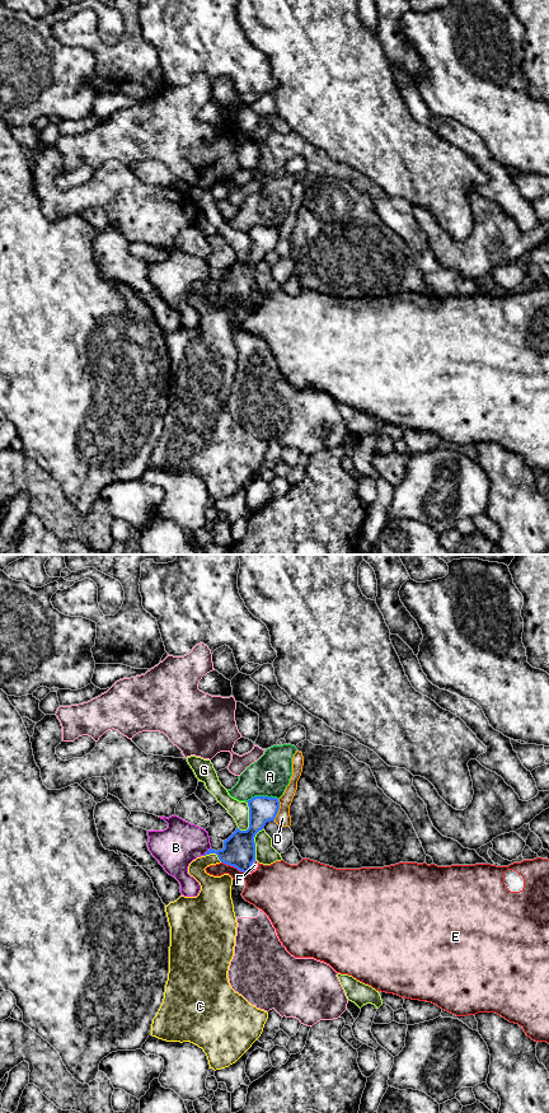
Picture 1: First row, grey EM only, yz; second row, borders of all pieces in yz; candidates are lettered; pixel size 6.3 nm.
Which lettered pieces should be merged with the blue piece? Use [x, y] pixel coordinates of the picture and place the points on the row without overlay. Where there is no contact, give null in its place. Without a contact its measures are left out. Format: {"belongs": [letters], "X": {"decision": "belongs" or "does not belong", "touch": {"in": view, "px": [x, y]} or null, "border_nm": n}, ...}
{"belongs": ["C"], "A": {"decision": "does not belong", "touch": {"in": "yz", "px": [262, 227]}, "border_nm": 200}, "B": {"decision": "does not belong", "touch": {"in": "yz", "px": [207, 281]}, "border_nm": 80}, "C": {"decision": "belongs", "touch": {"in": "yz", "px": [214, 283]}, "border_nm": 130}, "D": {"decision": "does not belong", "touch": {"in": "yz", "px": [278, 238]}, "border_nm": 140}, "E": {"decision": "does not belong", "touch": {"in": "yz", "px": [235, 297]}, "border_nm": 190}, "F": {"decision": "does not belong", "touch": {"in": "yz", "px": [252, 294]}, "border_nm": 90}, "G": {"decision": "does not belong", "touch": {"in": "yz", "px": [249, 249]}, "border_nm": 190}}

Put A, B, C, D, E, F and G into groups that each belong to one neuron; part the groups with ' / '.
A / B / C / D / E / F / G

